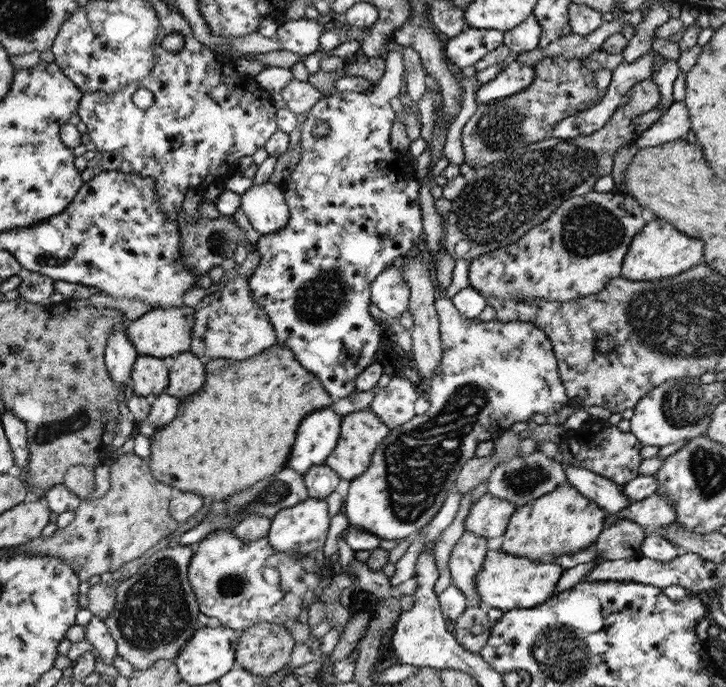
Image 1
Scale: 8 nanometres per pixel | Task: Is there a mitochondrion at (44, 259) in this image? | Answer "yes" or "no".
no

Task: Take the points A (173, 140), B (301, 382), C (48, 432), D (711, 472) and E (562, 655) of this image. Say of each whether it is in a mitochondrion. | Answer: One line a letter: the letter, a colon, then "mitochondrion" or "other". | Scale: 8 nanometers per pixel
A: other
B: other
C: mitochondrion
D: mitochondrion
E: mitochondrion

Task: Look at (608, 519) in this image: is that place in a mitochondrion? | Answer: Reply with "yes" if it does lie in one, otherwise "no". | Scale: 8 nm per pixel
no

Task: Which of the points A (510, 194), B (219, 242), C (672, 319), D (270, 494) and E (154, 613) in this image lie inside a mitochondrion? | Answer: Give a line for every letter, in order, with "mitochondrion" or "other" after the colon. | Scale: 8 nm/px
A: mitochondrion
B: mitochondrion
C: mitochondrion
D: mitochondrion
E: mitochondrion

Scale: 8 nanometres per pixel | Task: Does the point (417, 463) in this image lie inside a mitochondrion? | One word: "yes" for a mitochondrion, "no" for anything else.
yes

